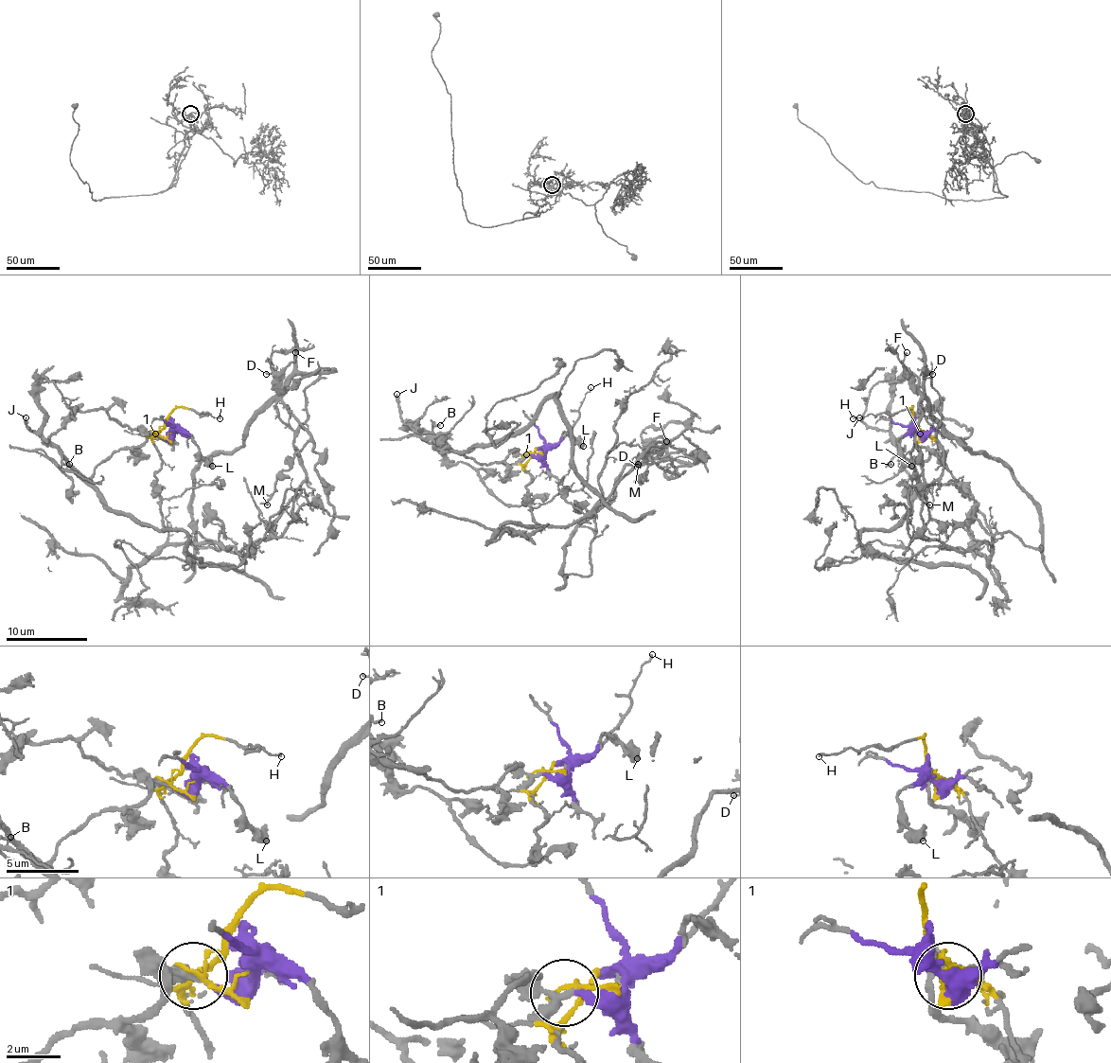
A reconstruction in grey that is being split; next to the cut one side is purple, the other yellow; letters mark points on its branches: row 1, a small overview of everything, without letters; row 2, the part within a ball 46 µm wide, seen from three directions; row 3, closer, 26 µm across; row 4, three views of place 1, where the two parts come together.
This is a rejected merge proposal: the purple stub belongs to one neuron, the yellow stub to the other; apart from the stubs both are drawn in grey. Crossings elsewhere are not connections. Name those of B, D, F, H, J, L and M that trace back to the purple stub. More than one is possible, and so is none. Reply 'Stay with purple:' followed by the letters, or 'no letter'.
Stay with purple: B, J, L

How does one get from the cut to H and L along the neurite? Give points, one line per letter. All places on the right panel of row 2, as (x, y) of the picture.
H: (914, 421), (911, 407), (895, 413), (867, 413), (853, 419)
L: (914, 421), (914, 425), (897, 442), (897, 451), (911, 466)

